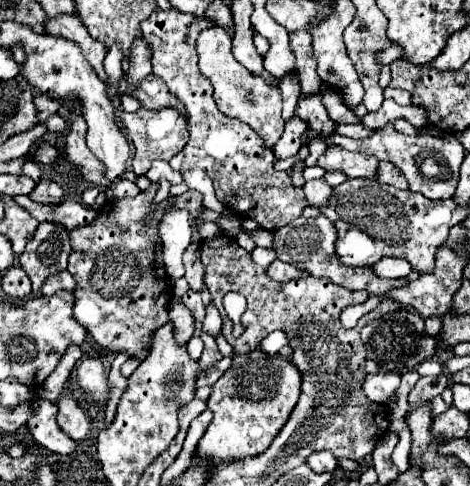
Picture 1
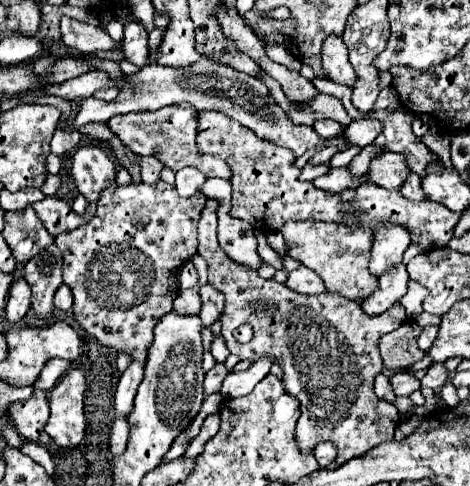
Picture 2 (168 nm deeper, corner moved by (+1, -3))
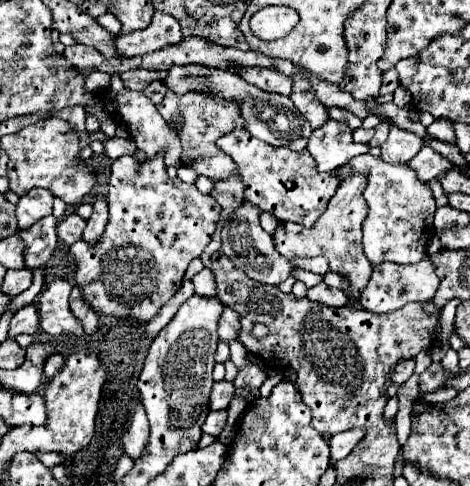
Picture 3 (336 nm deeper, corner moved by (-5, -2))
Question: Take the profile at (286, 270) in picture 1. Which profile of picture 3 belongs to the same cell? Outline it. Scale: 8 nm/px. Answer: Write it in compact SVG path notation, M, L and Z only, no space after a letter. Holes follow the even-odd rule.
M319 283L317 287L311 287L307 291L307 299L317 301L317 303L327 305L327 307L335 307L335 309L347 305L347 295L343 291L339 291L339 289L327 287L325 283Z

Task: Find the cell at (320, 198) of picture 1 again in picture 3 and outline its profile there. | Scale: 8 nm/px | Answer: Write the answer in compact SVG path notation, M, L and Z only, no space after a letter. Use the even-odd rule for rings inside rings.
M369 153L351 159L347 165L339 169L341 179L353 173L365 173L369 181L363 193L368 205L368 215L363 223L363 249L367 259L373 265L379 265L383 261L393 261L393 263L421 261L429 241L435 235L433 229L435 199L427 183L419 181L415 171L405 163L391 165Z

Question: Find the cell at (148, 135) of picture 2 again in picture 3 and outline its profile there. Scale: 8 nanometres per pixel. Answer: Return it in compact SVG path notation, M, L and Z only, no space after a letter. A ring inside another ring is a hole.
M167 91L163 101L161 101L161 117L165 121L171 121L173 113L181 113L185 123L183 129L179 131L179 139L183 145L183 155L181 161L183 165L195 169L199 175L205 177L213 177L213 179L227 179L231 177L231 173L235 171L235 163L231 161L231 157L227 153L223 153L217 147L217 139L219 135L225 135L227 131L233 129L243 129L243 117L239 115L239 105L219 99L219 97L211 97L211 95L199 95L195 91L189 91L187 95L175 95L173 91Z

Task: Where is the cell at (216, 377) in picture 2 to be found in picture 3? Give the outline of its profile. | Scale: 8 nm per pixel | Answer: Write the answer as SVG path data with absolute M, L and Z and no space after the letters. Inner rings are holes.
M219 381L213 385L211 389L211 397L209 397L209 409L211 411L221 411L221 409L227 409L231 397L235 395L235 387L233 383L227 383L227 381Z

